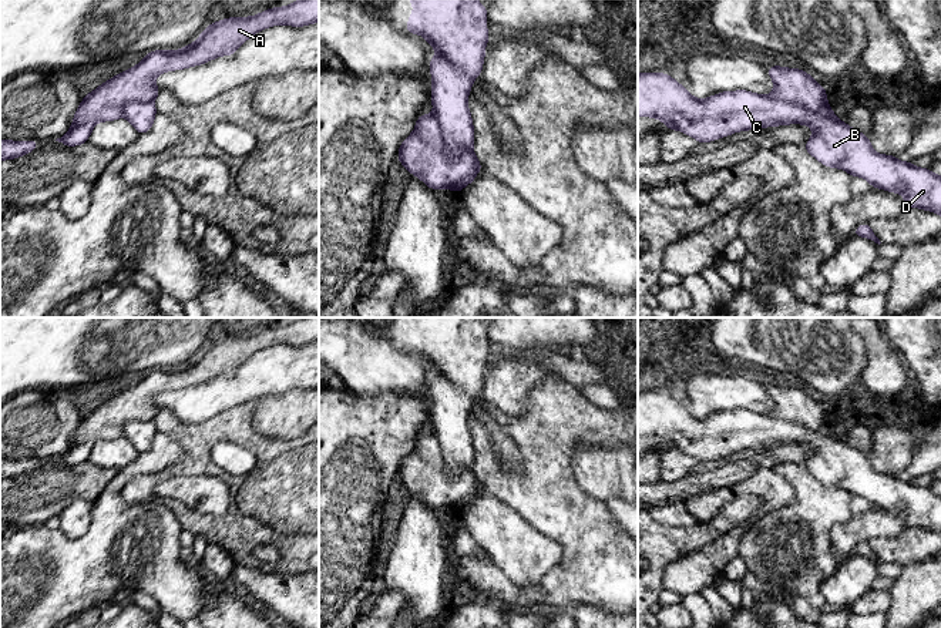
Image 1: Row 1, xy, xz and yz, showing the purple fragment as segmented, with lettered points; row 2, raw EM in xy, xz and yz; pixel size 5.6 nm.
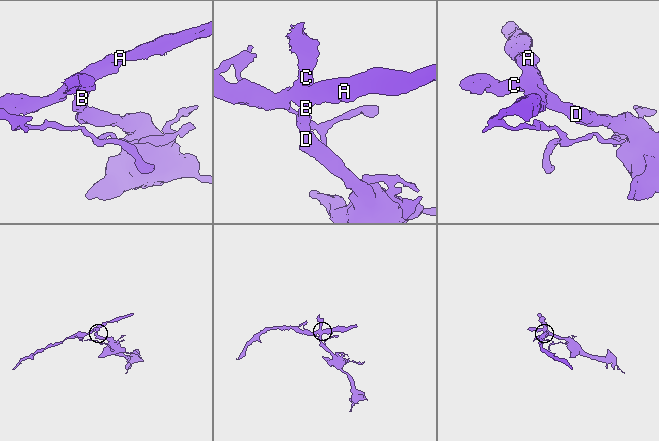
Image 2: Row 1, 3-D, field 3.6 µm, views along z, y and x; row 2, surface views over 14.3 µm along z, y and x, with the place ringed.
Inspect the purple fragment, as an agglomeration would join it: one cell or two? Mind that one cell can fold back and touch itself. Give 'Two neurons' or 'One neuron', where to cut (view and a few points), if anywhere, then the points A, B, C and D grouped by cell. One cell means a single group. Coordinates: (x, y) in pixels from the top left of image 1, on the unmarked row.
Two neurons. Split along xz (432, 433), (439, 442), (447, 467), (454, 474), (471, 470). Groups: A / B C D

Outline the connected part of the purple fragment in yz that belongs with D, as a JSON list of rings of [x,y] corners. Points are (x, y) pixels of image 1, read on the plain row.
[[[638,393],[638,434],[661,439],[668,449],[709,461],[746,449],[803,443],[813,449],[804,467],[826,486],[861,496],[873,507],[903,513],[905,525],[941,534],[941,496],[894,474],[876,471],[867,454],[840,440],[833,427],[811,431],[752,410],[695,417],[668,393]]]

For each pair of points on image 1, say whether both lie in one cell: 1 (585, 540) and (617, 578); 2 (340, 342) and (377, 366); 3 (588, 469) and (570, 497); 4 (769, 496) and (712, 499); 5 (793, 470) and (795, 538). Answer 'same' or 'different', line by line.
1: same
2: same
3: different
4: same
5: same

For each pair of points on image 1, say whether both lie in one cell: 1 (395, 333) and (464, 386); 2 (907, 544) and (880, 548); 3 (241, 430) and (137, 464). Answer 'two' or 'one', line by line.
1: one
2: one
3: two

